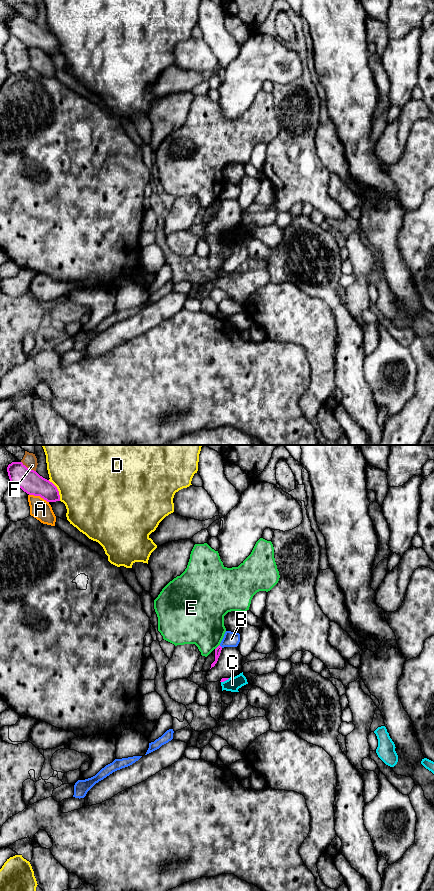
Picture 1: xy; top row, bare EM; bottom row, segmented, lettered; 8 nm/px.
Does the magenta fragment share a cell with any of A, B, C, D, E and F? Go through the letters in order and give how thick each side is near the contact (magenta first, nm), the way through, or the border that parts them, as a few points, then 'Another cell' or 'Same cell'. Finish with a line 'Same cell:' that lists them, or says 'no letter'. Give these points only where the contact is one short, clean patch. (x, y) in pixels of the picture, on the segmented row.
A: Thickness 180 nm (magenta) against 160 nm. Another cell
B: Thickness 50 nm (magenta) against 130 nm. Another cell
C: Thickness 30 nm (magenta) against 110 nm. Boundary: xy (229, 678), (221, 682). Another cell
D: Thickness 180 nm (magenta) against 480 nm. Another cell
E: Thickness 50 nm (magenta) against 380 nm. Another cell
F: Thickness 180 nm (magenta) against 110 nm. Another cell
Same cell: no letter

